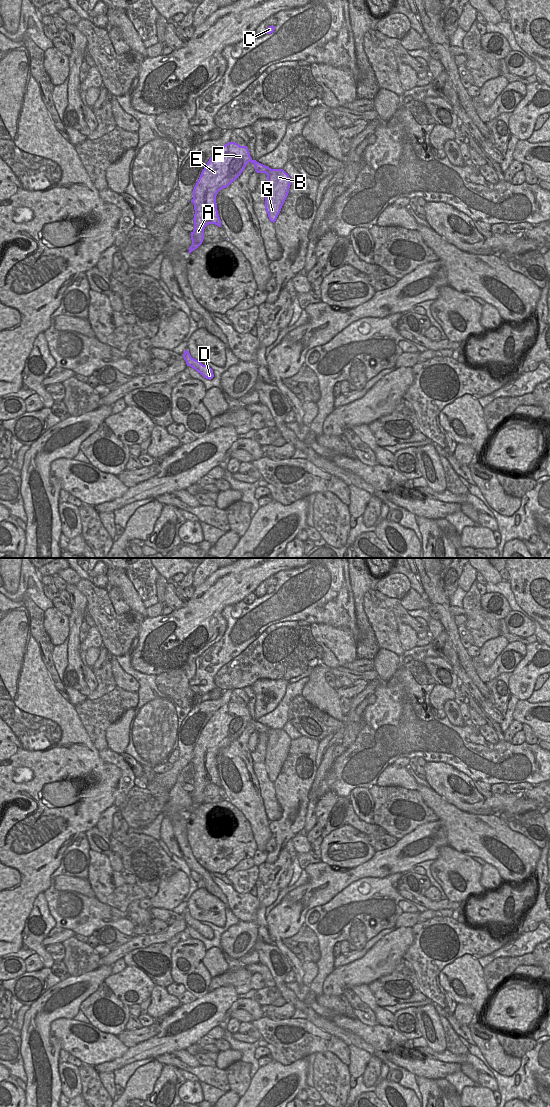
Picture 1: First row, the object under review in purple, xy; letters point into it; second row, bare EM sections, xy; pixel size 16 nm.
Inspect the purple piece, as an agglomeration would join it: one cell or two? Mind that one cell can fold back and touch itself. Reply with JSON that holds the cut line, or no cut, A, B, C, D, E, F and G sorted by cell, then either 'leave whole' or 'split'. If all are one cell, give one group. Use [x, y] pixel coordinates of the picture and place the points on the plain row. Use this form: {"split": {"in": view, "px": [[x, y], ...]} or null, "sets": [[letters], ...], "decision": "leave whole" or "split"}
{"split": null, "sets": [["A", "B", "C", "D", "E", "F", "G"]], "decision": "leave whole"}

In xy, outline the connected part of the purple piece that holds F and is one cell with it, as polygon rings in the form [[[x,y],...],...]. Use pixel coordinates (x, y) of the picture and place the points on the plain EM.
[[[228,702],[209,719],[193,749],[194,790],[191,792],[192,805],[189,813],[203,802],[204,789],[209,784],[221,786],[216,765],[218,752],[228,747],[251,722],[257,733],[267,735],[265,769],[269,780],[275,782],[288,756],[291,738],[283,729],[271,729],[250,716],[247,706]]]

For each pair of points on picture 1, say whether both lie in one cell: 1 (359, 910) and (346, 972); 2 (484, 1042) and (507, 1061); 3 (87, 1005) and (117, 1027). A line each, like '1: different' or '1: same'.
1: different
2: same
3: same

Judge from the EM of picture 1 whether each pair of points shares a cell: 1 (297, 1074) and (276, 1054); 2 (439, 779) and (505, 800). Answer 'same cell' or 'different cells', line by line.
1: different cells
2: same cell

